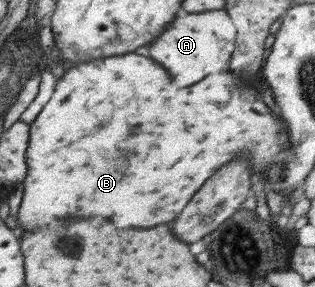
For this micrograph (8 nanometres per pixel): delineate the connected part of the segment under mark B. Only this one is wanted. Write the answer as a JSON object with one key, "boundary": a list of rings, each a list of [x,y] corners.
{"boundary":[[[140,52],[136,54],[125,54],[120,56],[109,56],[106,58],[92,59],[85,63],[78,63],[75,67],[69,68],[62,78],[55,78],[56,86],[50,100],[44,105],[36,120],[30,124],[29,145],[26,151],[27,175],[23,180],[24,196],[16,217],[18,227],[16,233],[22,234],[24,231],[34,232],[38,228],[44,228],[46,224],[52,222],[52,218],[74,218],[74,216],[84,216],[84,218],[92,218],[92,216],[104,216],[108,220],[112,220],[116,224],[116,228],[152,228],[158,224],[166,224],[170,220],[174,220],[182,208],[190,202],[190,198],[200,190],[200,186],[216,172],[220,170],[224,164],[232,162],[234,158],[242,158],[242,150],[246,148],[246,158],[252,162],[254,168],[254,176],[264,176],[265,187],[272,192],[279,192],[283,188],[283,174],[285,173],[286,158],[290,156],[290,140],[284,128],[285,122],[274,114],[258,96],[256,88],[252,88],[250,84],[242,82],[236,74],[232,72],[220,72],[220,74],[212,74],[206,76],[206,80],[198,82],[190,88],[178,88],[172,86],[170,80],[160,78],[160,64],[156,64],[150,58],[140,56]]]}

